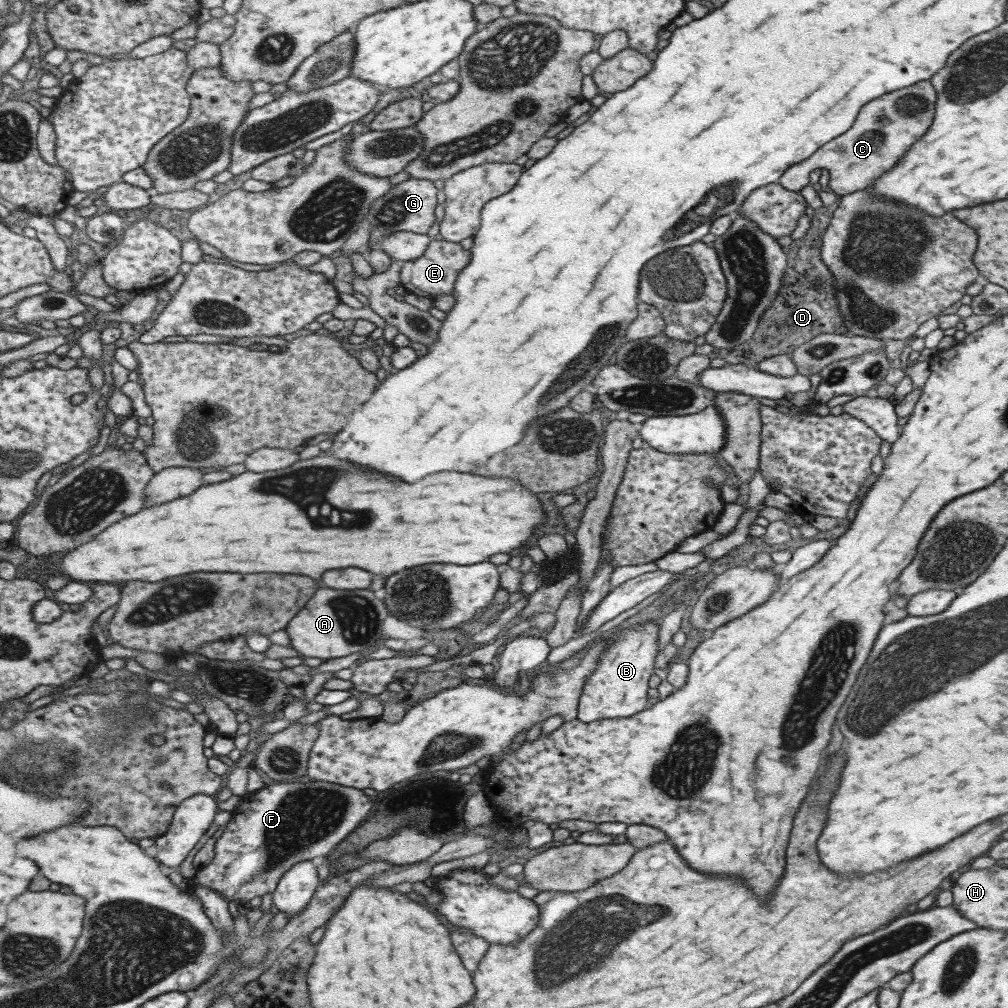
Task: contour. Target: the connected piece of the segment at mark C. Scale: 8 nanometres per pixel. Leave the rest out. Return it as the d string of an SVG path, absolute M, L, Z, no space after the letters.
M929 81L893 91L866 104L854 124L841 136L830 140L810 158L793 164L777 180L784 188L800 192L809 182L809 174L816 169L827 169L829 187L840 198L856 191L868 189L877 178L895 167L910 151L920 136L924 136L934 120L937 94Z

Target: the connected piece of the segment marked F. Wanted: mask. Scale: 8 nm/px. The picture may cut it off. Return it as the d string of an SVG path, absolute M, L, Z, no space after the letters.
M292 781L264 786L256 793L248 793L241 799L241 805L232 812L233 817L214 845L214 858L206 865L197 868L191 882L196 886L207 886L219 892L230 902L249 902L256 896L266 896L274 892L282 875L292 866L305 860L321 861L338 844L360 826L360 822L372 810L372 800L362 790L332 784L324 781L306 783Z

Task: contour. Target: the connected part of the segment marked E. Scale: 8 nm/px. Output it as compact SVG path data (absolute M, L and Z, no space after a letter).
M432 240L429 242L425 253L417 259L404 261L399 276L399 289L403 293L416 294L434 298L440 294L453 294L456 279L460 272L470 264L472 254L465 250L460 243L451 243L442 240Z

